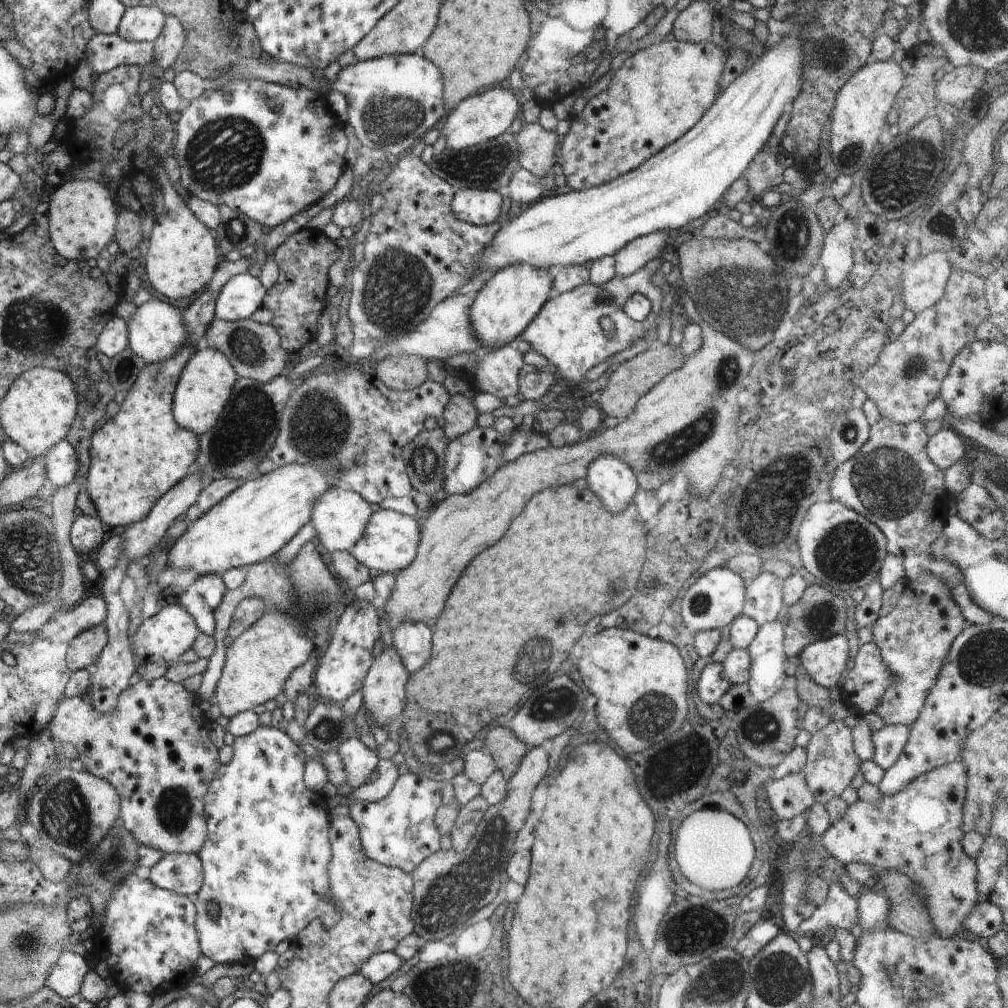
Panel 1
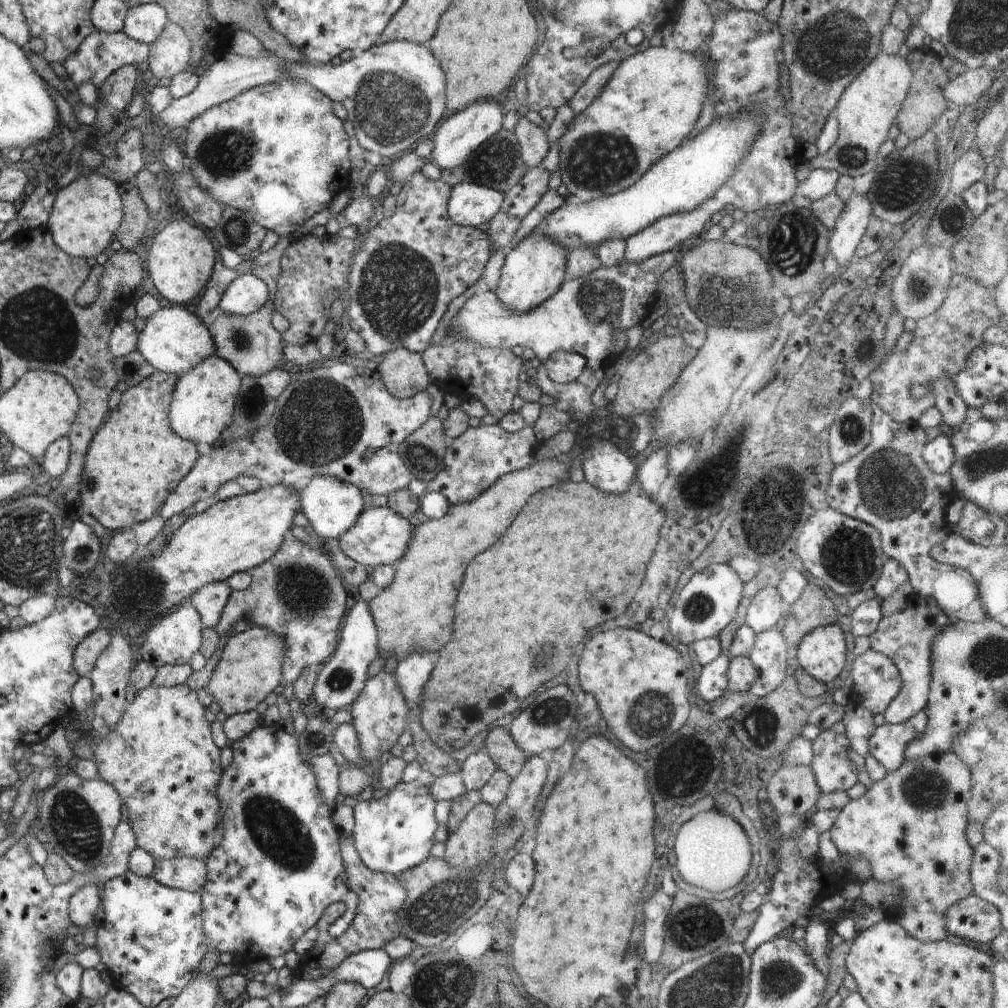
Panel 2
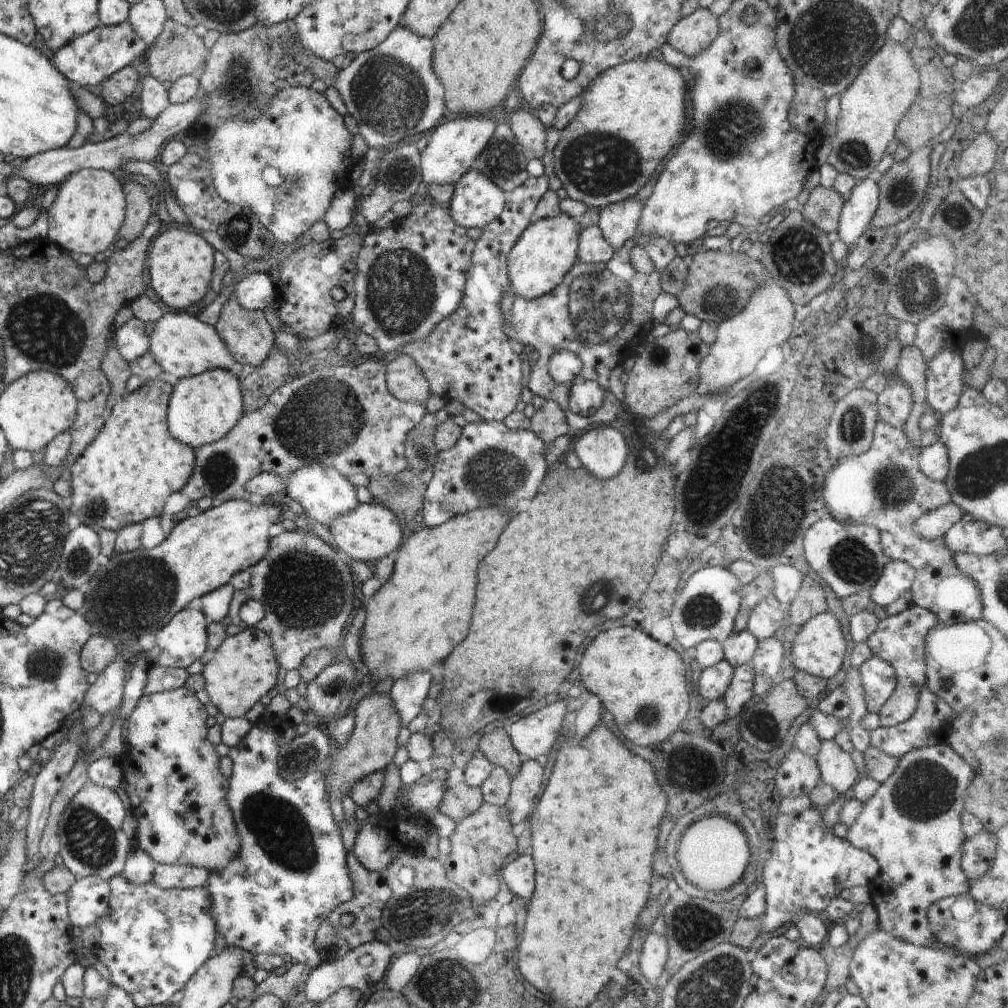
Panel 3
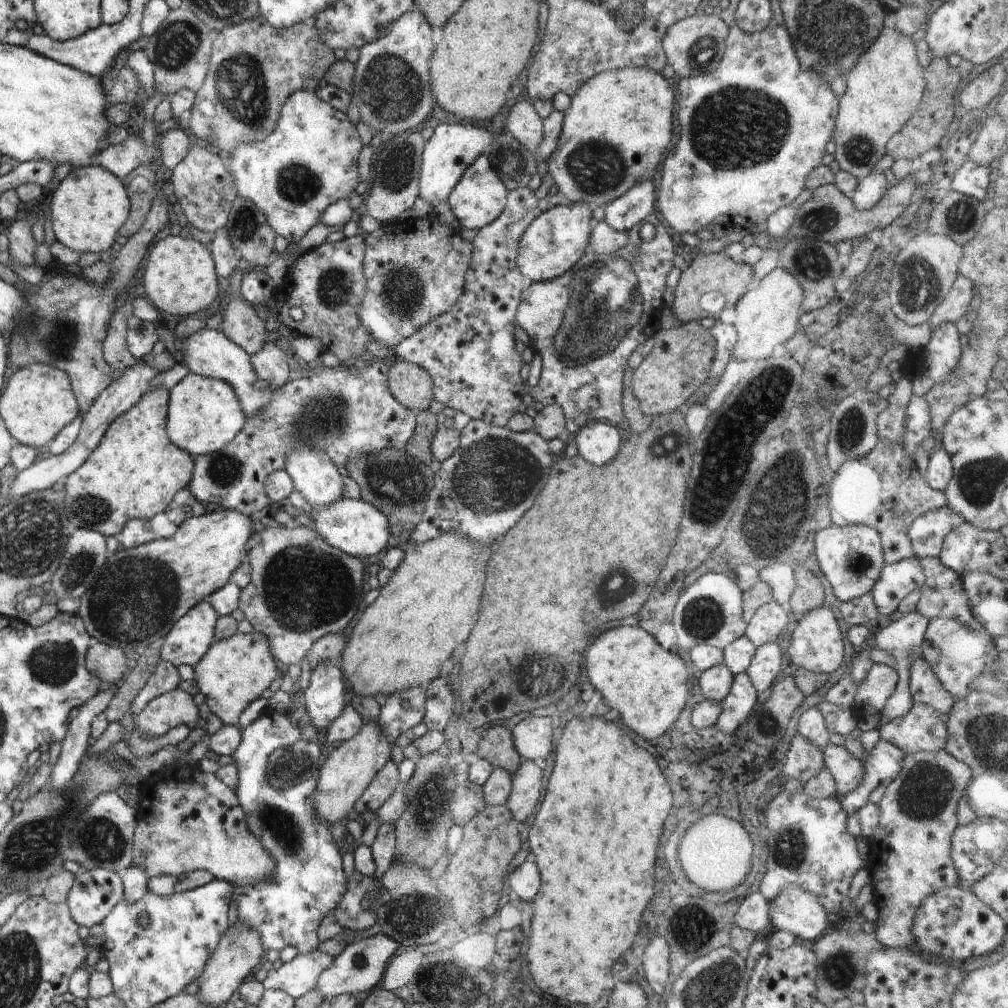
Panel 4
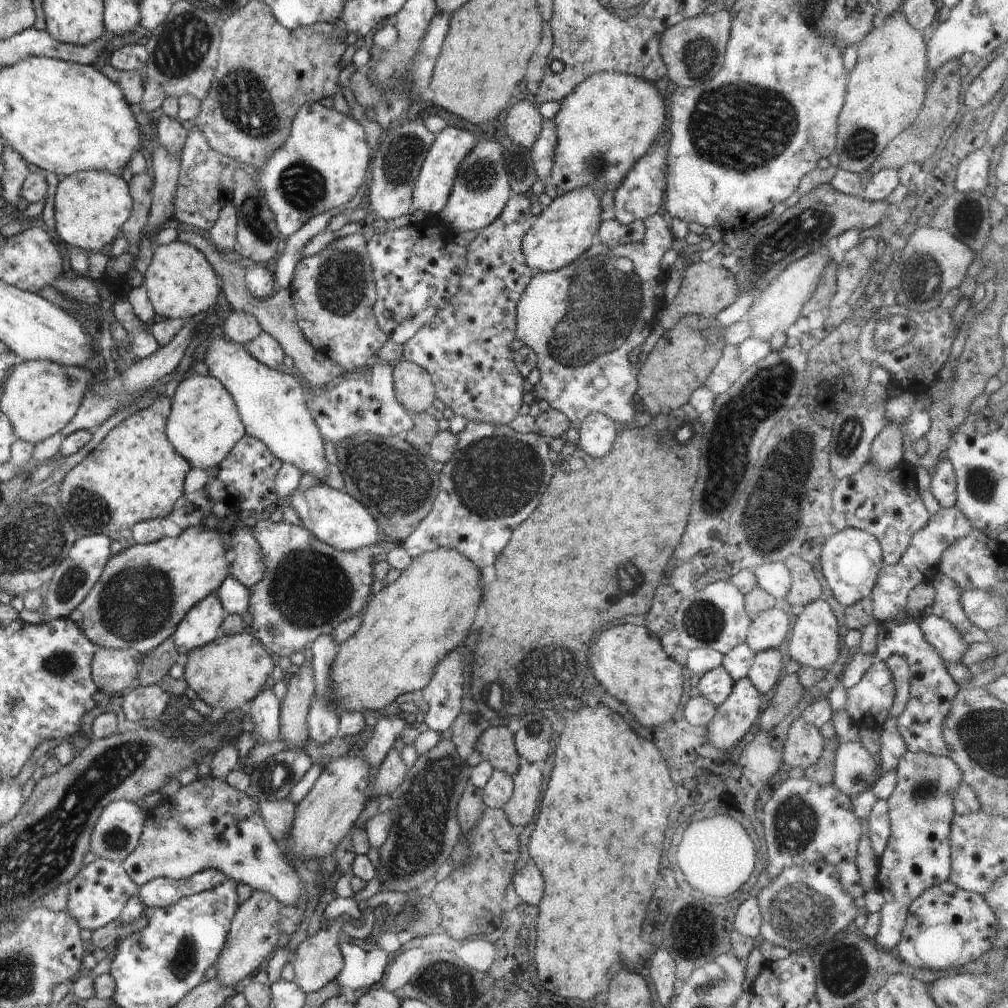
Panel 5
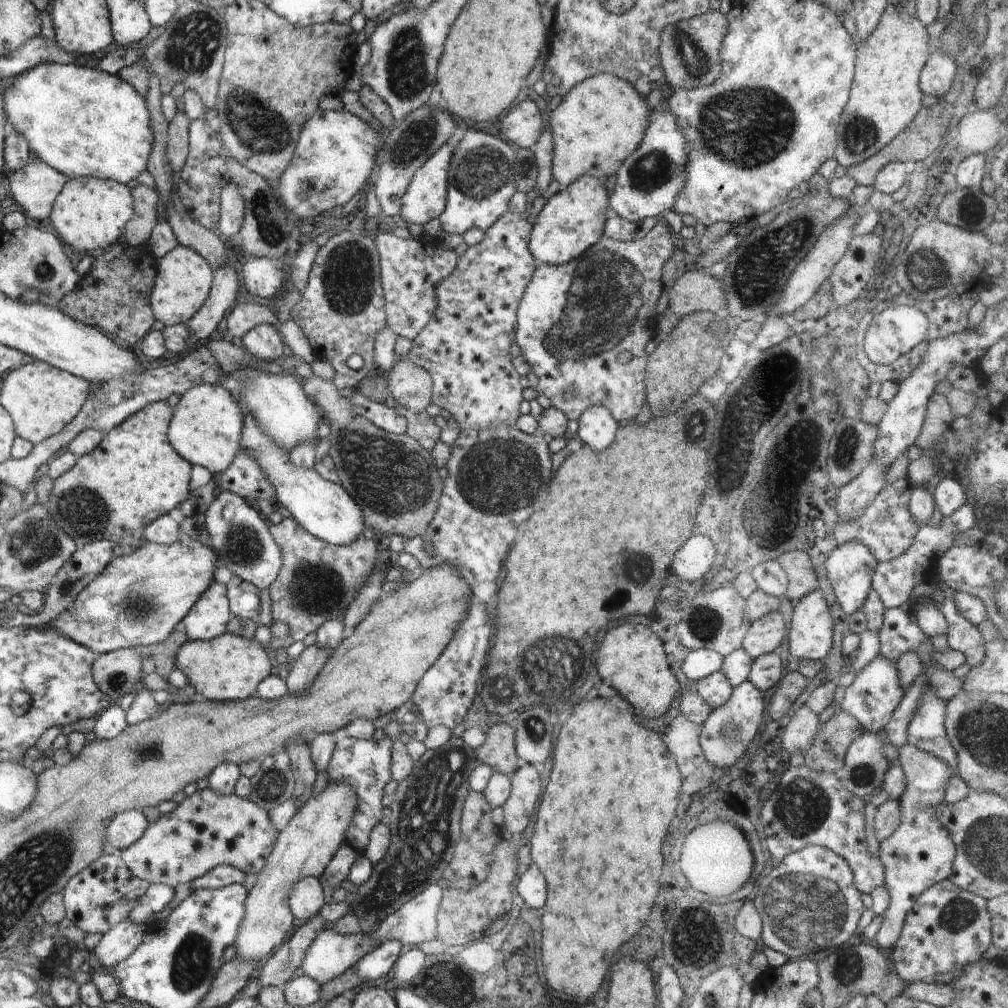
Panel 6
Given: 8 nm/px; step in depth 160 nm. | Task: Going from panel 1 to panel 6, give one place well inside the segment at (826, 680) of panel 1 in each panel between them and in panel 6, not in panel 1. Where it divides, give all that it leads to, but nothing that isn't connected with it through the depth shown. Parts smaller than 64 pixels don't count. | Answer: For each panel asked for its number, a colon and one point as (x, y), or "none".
2: (821, 653)
3: (818, 648)
4: (816, 644)
5: (815, 642)
6: (811, 634)

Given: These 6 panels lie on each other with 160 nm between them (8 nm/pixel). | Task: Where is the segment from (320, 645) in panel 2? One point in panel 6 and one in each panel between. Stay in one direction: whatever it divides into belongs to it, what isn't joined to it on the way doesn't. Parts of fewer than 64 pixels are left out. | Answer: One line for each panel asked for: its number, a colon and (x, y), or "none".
3: (305, 586)
4: (301, 589)
5: (308, 588)
6: (317, 582)

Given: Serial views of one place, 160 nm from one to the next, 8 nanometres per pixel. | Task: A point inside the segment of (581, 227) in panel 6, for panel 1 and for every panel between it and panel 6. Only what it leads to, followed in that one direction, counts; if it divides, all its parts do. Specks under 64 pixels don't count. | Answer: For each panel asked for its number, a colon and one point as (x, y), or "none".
1: (503, 308)
2: (534, 269)
3: (538, 262)
4: (557, 238)
5: (562, 232)

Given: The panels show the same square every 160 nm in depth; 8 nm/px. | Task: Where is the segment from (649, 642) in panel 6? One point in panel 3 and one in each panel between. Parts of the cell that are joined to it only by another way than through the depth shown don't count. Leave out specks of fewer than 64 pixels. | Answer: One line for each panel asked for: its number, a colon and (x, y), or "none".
3: (641, 682)
4: (648, 685)
5: (628, 661)

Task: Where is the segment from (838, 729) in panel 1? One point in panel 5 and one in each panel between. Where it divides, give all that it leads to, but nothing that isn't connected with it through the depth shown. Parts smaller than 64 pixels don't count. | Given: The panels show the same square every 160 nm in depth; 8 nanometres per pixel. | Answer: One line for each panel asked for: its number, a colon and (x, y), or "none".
2: (833, 770)
3: (836, 766)
4: (848, 772)
5: (855, 770)

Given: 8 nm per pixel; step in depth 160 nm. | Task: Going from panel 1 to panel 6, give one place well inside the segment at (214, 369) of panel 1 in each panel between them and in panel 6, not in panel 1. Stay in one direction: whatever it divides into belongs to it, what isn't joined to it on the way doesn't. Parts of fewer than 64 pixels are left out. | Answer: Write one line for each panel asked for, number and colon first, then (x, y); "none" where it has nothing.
2: (204, 400)
3: (202, 408)
4: (204, 414)
5: (204, 425)
6: (206, 428)

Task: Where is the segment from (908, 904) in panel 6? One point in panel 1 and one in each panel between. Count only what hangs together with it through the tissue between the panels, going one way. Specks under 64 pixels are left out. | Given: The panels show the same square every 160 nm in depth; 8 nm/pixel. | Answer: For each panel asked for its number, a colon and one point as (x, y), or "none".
1: (918, 831)
2: (910, 826)
3: (912, 826)
4: (910, 855)
5: (920, 810)

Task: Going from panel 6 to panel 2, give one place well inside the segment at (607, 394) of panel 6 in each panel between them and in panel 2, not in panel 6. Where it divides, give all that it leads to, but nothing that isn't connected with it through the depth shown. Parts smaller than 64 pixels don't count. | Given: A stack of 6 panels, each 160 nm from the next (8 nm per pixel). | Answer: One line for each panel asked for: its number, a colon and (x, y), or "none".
2: (589, 315)
3: (601, 312)
4: (585, 324)
5: (585, 322)

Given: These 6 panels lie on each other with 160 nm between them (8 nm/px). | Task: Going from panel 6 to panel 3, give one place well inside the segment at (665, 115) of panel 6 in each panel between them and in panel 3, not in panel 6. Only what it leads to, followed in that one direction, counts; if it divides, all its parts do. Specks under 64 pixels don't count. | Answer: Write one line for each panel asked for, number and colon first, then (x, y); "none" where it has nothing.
3: (618, 222)
4: (622, 214)
5: (640, 195)

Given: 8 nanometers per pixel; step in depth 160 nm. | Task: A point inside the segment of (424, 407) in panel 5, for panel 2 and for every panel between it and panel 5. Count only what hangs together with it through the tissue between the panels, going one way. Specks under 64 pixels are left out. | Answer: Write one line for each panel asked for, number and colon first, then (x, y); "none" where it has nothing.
2: (403, 372)
3: (405, 380)
4: (409, 383)

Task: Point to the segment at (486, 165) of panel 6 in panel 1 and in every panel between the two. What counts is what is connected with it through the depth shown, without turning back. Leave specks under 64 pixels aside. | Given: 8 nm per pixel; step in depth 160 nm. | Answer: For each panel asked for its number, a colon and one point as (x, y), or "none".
1: (478, 207)
2: (469, 205)
3: (476, 201)
4: (478, 199)
5: (481, 190)

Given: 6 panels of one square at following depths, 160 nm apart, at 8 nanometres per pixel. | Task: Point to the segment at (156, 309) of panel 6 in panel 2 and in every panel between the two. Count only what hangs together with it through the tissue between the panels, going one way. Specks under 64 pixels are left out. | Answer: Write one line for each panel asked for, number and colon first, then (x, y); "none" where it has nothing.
2: (180, 261)
3: (181, 263)
4: (180, 278)
5: (180, 282)

